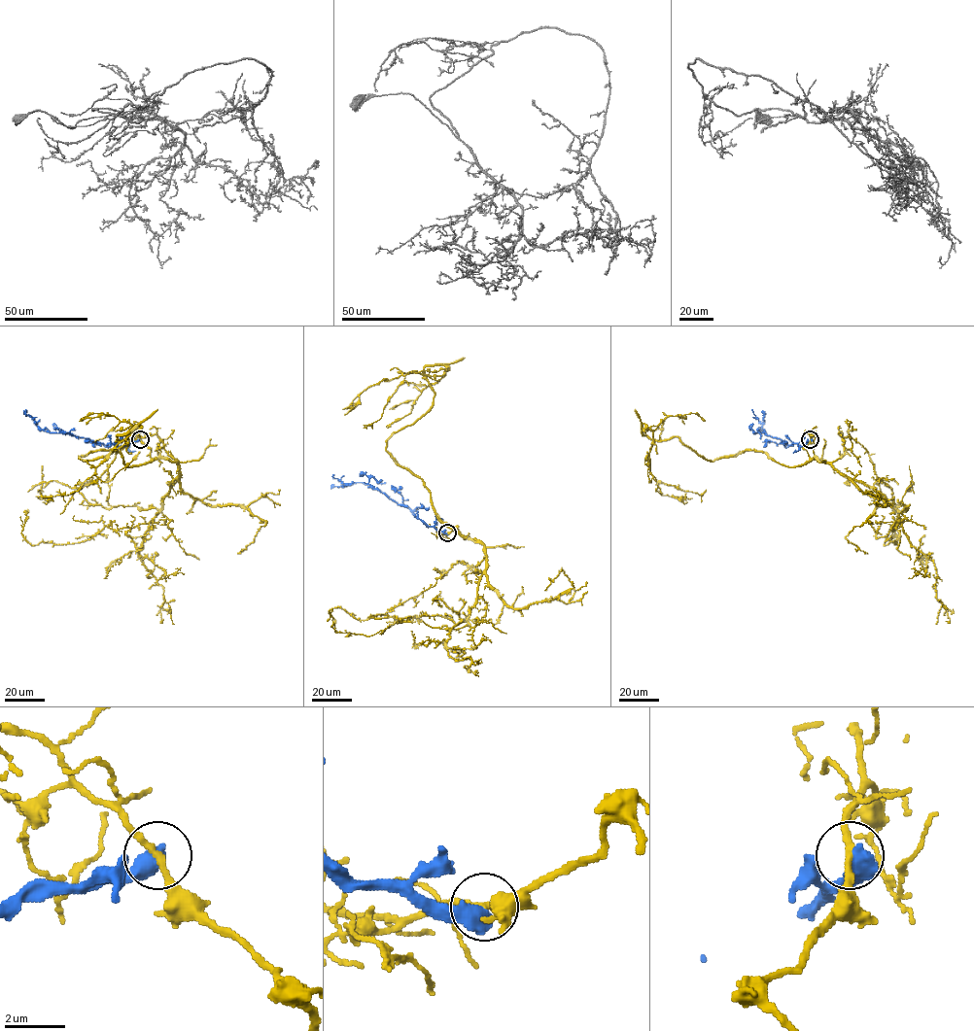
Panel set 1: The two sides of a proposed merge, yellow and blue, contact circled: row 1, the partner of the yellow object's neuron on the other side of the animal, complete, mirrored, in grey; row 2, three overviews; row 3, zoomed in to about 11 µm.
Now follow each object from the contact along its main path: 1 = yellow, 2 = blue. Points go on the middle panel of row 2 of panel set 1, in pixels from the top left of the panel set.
1: (447, 532), (458, 532), (386, 446), (433, 404), (424, 367), (445, 365), (370, 386), (344, 415)
2: (447, 532), (429, 527), (407, 507), (399, 505), (368, 484), (343, 485), (332, 474)

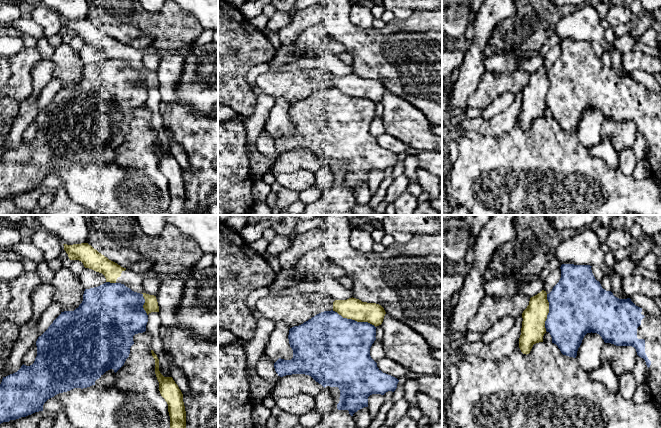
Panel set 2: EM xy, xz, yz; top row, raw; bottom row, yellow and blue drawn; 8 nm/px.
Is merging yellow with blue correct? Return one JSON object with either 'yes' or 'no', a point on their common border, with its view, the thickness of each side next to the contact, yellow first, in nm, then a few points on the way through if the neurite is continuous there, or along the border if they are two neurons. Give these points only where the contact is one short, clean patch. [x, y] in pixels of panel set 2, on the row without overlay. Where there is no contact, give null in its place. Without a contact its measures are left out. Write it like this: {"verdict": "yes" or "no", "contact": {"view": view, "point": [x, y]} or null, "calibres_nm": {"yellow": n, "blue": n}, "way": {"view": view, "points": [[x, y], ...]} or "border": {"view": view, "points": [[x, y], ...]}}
{"verdict": "no", "contact": {"view": "xz", "point": [354, 95]}, "calibres_nm": {"yellow": 170, "blue": 460}}

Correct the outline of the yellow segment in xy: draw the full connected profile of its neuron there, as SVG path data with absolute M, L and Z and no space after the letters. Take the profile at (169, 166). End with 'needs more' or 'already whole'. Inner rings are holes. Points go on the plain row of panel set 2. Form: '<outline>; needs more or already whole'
M151 126L155 135L155 150L159 158L161 172L168 180L170 192L169 212L172 215L183 215L186 209L186 187L183 178L183 170L172 153L164 153L159 147L159 135Z; already whole

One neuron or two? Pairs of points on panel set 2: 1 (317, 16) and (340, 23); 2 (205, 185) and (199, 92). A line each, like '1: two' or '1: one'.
1: two
2: two

